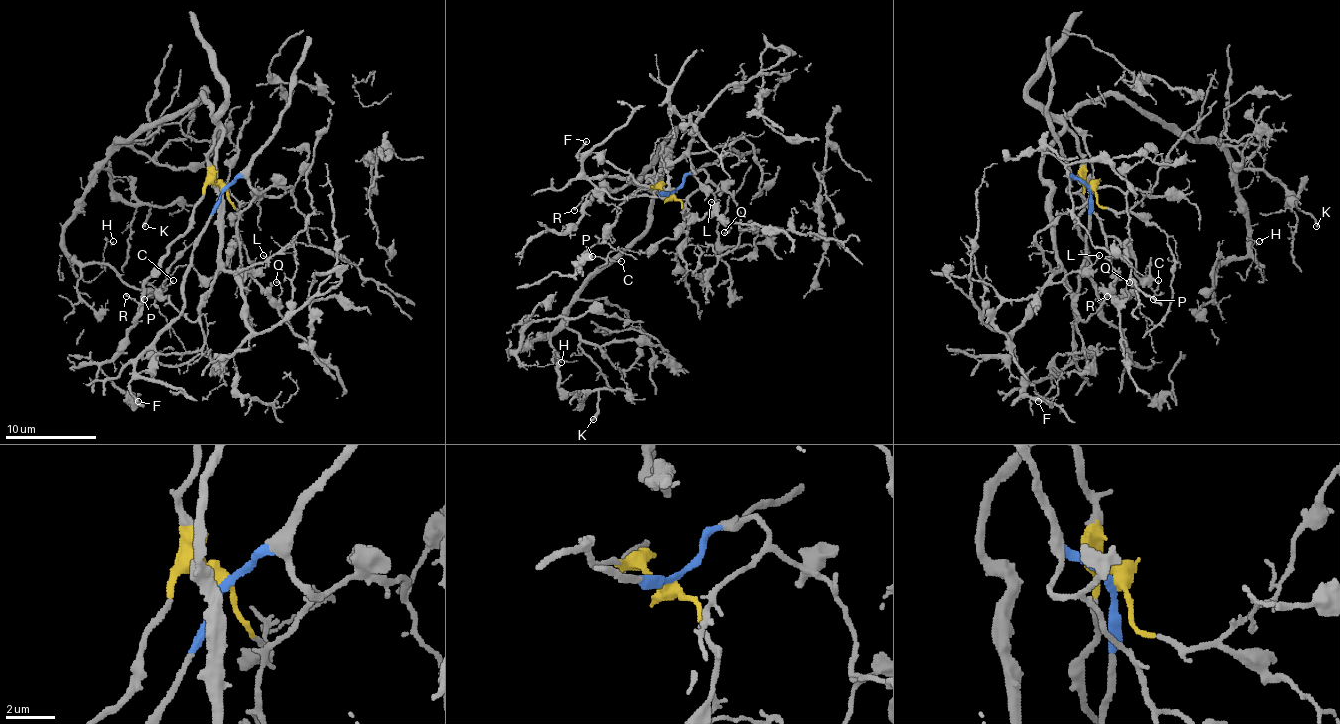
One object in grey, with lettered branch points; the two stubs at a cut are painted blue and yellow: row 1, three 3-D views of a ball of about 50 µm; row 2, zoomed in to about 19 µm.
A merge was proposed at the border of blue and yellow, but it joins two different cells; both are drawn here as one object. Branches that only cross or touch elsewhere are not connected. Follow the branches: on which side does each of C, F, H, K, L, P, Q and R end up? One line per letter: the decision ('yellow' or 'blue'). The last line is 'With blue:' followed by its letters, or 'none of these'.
C: blue
F: blue
H: yellow
K: yellow
L: yellow
P: blue
Q: blue
R: yellow
With blue: C, F, P, Q

